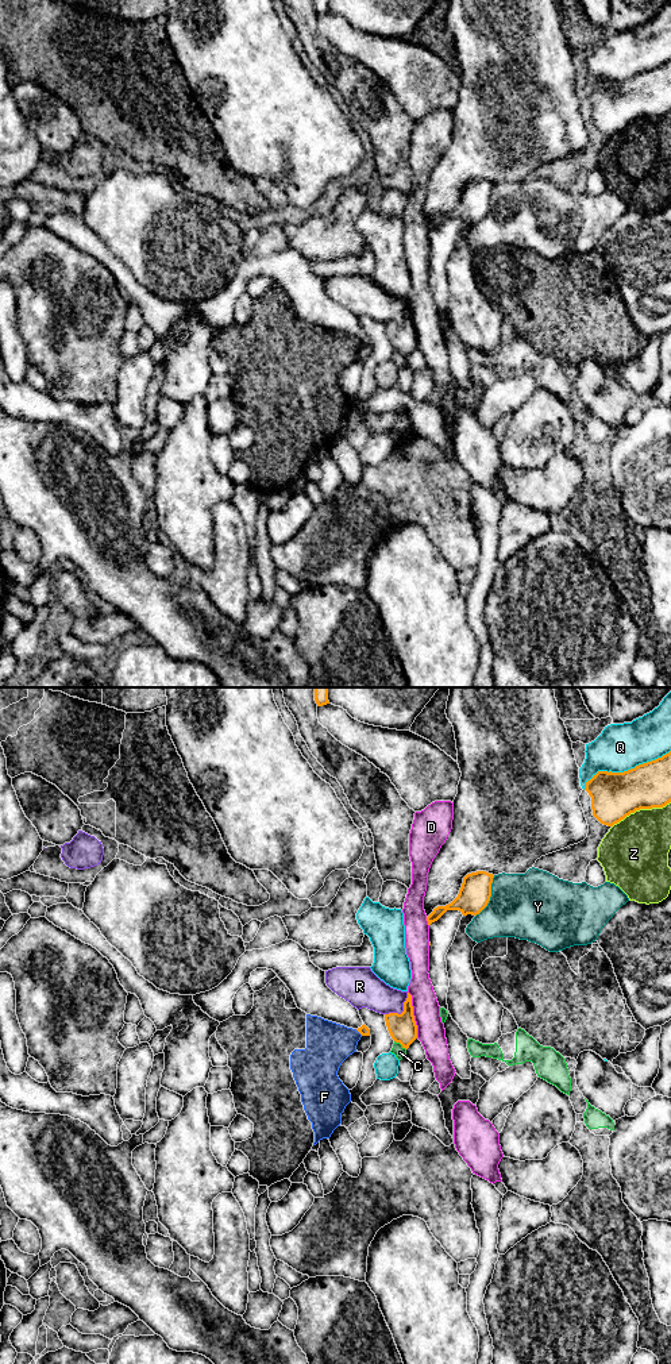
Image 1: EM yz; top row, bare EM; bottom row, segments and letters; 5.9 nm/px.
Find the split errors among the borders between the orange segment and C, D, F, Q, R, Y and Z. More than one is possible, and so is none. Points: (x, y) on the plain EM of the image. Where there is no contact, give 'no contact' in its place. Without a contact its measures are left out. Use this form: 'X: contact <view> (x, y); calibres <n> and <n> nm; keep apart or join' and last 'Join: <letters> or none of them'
C: contact yz (400, 351); calibres 170 and 70 nm; keep apart
D: contact yz (412, 323); calibres 170 and 170 nm; keep apart
F: contact yz (359, 340); calibres 60 and 280 nm; keep apart
Q: contact yz (624, 80); calibres 280 and 280 nm; keep apart
R: contact yz (404, 319); calibres 170 and 200 nm; keep apart
Y: contact yz (490, 204); calibres 190 and 400 nm; keep apart
Z: contact yz (640, 116); calibres 280 and 380 nm; keep apart
Join: none of them

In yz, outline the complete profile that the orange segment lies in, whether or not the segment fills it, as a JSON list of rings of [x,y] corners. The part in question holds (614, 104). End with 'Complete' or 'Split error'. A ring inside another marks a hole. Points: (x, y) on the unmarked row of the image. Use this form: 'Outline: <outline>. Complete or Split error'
Outline: [[[671,59],[624,81],[598,80],[586,90],[585,99],[591,105],[593,124],[608,135],[613,135],[636,119],[663,116],[671,111]]]. Complete

